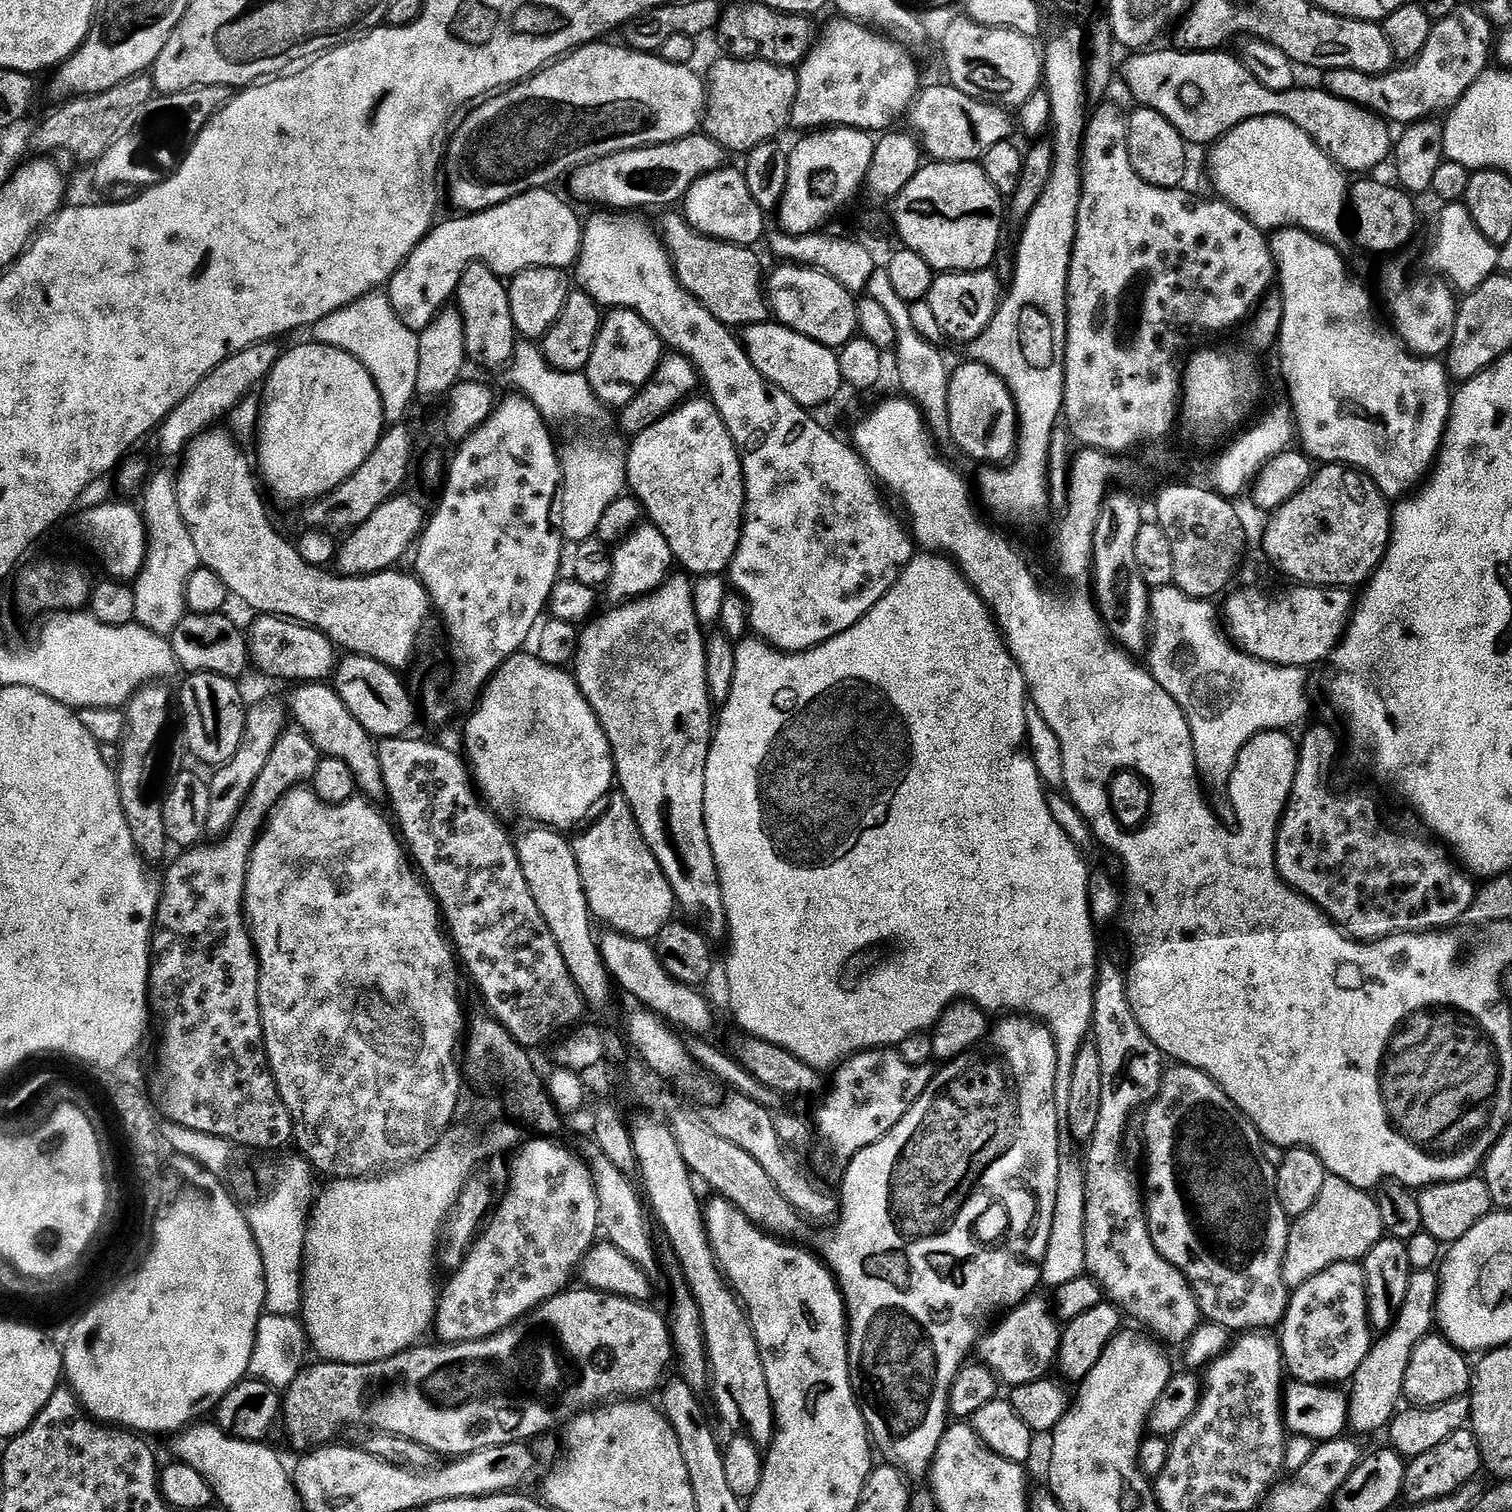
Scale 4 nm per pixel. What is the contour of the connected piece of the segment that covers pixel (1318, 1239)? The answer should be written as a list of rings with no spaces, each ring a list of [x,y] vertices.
[[[1325,1175],[1322,1194],[1318,1194],[1314,1206],[1310,1206],[1306,1214],[1295,1217],[1291,1225],[1281,1278],[1289,1290],[1298,1289],[1319,1272],[1325,1272],[1331,1264],[1363,1261],[1368,1251],[1385,1236],[1377,1197],[1342,1178]]]

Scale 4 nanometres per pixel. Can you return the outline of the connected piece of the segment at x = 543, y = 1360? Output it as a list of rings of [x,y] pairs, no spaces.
[[[565,1290],[560,1295],[550,1298],[545,1304],[540,1304],[532,1312],[528,1312],[521,1320],[503,1328],[492,1336],[481,1340],[471,1340],[461,1344],[446,1344],[436,1342],[433,1348],[413,1346],[407,1352],[400,1352],[385,1360],[373,1364],[333,1364],[331,1362],[315,1362],[300,1369],[292,1384],[282,1392],[282,1428],[288,1431],[288,1436],[298,1447],[307,1449],[309,1446],[324,1446],[339,1428],[347,1424],[361,1424],[364,1428],[377,1433],[388,1433],[402,1439],[412,1440],[432,1454],[441,1452],[444,1458],[463,1458],[472,1452],[481,1452],[487,1448],[501,1448],[507,1444],[532,1442],[535,1436],[551,1430],[555,1424],[563,1425],[581,1412],[587,1412],[597,1406],[619,1401],[621,1398],[640,1398],[644,1392],[655,1393],[665,1383],[669,1375],[668,1363],[674,1360],[672,1334],[669,1332],[669,1321],[660,1317],[647,1303],[640,1303],[624,1296],[613,1295],[610,1292],[583,1290],[572,1292]]]

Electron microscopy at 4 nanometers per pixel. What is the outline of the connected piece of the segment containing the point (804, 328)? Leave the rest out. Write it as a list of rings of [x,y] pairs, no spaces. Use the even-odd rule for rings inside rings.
[[[792,262],[781,263],[781,268],[776,268],[766,276],[766,299],[771,315],[779,323],[793,328],[798,334],[810,338],[827,348],[839,350],[857,335],[857,301],[853,293],[843,287],[834,277],[817,268],[797,266]]]

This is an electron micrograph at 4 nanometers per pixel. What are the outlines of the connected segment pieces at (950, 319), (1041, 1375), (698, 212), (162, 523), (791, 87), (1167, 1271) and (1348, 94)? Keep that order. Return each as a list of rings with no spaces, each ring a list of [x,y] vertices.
[[[992,270],[946,272],[933,279],[926,299],[930,310],[934,310],[934,318],[938,318],[938,326],[949,341],[971,342],[987,330],[1001,305],[1000,285],[997,273]]]
[[[1032,1294],[1016,1304],[996,1329],[993,1327],[978,1340],[978,1353],[980,1352],[983,1366],[996,1378],[1001,1381],[1004,1379],[1008,1386],[1034,1383],[1036,1380],[1045,1379],[1049,1375],[1048,1367],[1053,1367],[1056,1354],[1060,1351],[1061,1325],[1049,1301],[1047,1304],[1038,1295]]]
[[[725,166],[716,172],[706,174],[690,186],[682,201],[682,215],[696,231],[704,236],[723,240],[726,244],[756,246],[764,232],[766,212],[759,208],[751,197],[746,178],[739,167]]]
[[[160,472],[147,481],[143,489],[144,508],[142,515],[147,532],[148,546],[145,550],[144,565],[134,580],[135,623],[154,634],[171,637],[174,626],[182,622],[186,614],[186,590],[190,578],[201,567],[198,550],[194,550],[194,538],[182,522],[176,497],[176,472]]]
[[[723,59],[709,70],[708,76],[706,75],[706,107],[702,113],[702,132],[729,153],[747,154],[759,144],[767,144],[776,138],[784,127],[789,127],[798,90],[796,72],[765,60]]]
[[[1092,1184],[1092,1212],[1085,1212],[1084,1240],[1084,1272],[1095,1279],[1101,1293],[1115,1304],[1125,1317],[1133,1316],[1138,1323],[1145,1324],[1140,1326],[1147,1329],[1153,1337],[1163,1341],[1165,1345],[1180,1343],[1183,1345],[1191,1339],[1202,1324],[1199,1302],[1192,1292],[1187,1277],[1166,1258],[1162,1258],[1162,1254],[1151,1242],[1149,1221],[1142,1211],[1140,1188],[1134,1192],[1124,1192],[1120,1184],[1112,1184],[1112,1188],[1100,1188],[1100,1184]]]
[[[1461,6],[1445,20],[1433,23],[1430,38],[1415,60],[1379,76],[1330,68],[1323,73],[1322,87],[1330,95],[1359,104],[1393,125],[1409,126],[1431,117],[1428,116],[1431,112],[1451,109],[1464,97],[1468,87],[1489,67],[1488,54],[1490,58],[1490,45],[1494,40],[1492,32],[1493,25],[1475,7]]]

